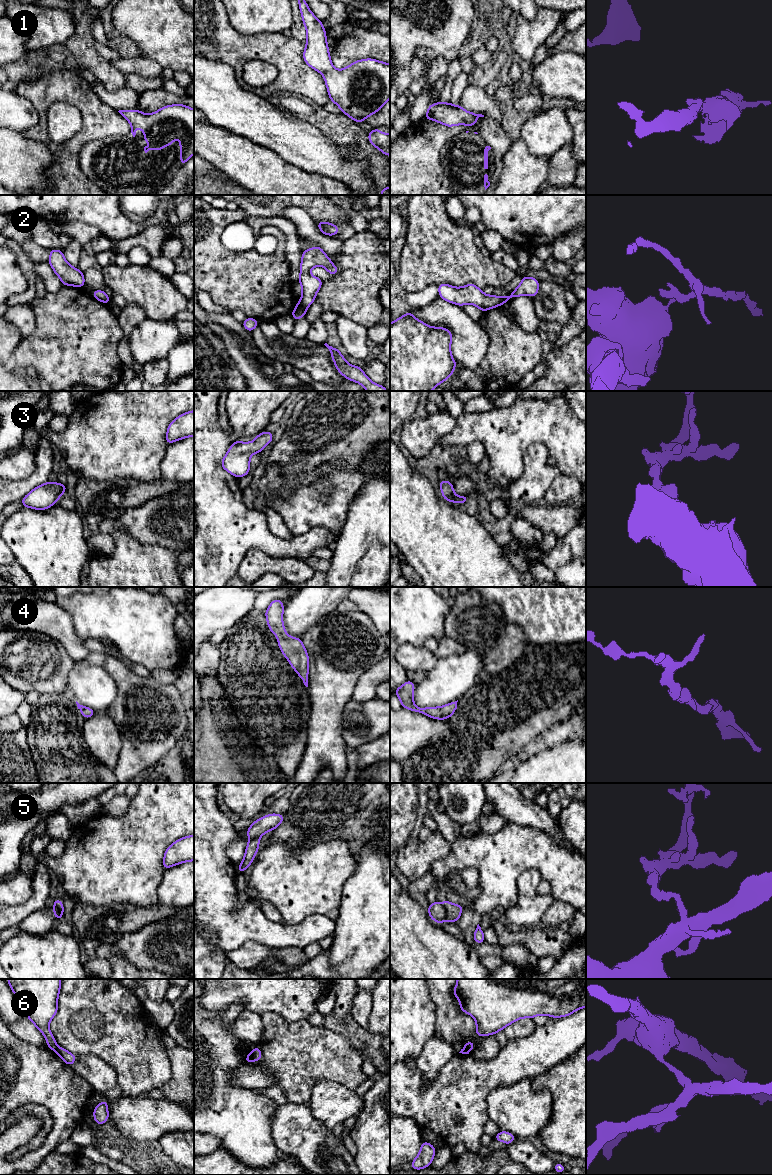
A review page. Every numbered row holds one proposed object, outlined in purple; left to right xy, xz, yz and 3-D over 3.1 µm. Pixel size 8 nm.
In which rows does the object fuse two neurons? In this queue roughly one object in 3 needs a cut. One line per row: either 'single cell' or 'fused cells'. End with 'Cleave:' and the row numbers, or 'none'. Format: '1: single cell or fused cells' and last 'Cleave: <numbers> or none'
1: single cell
2: fused cells
3: single cell
4: single cell
5: fused cells
6: fused cells
Cleave: 2, 5, 6

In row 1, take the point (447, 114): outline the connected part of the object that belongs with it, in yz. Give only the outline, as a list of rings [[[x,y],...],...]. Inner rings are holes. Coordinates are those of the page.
[[[437,102],[430,104],[423,118],[434,120],[447,127],[456,125],[474,126],[479,117],[484,117],[482,114],[467,112],[461,105],[453,105],[452,103]]]

